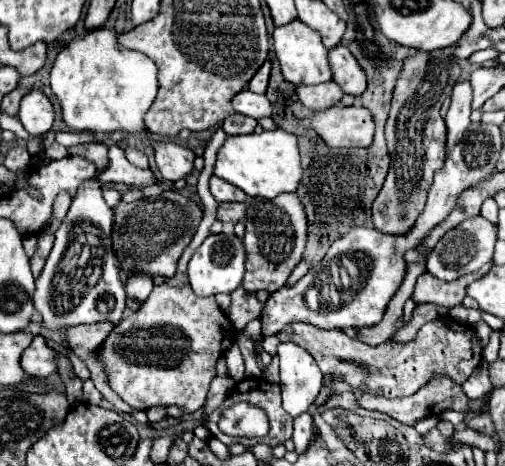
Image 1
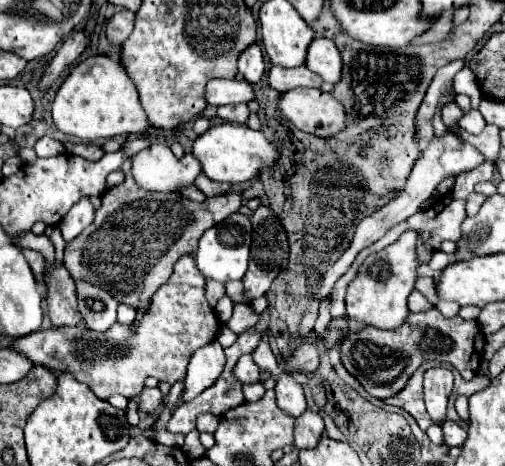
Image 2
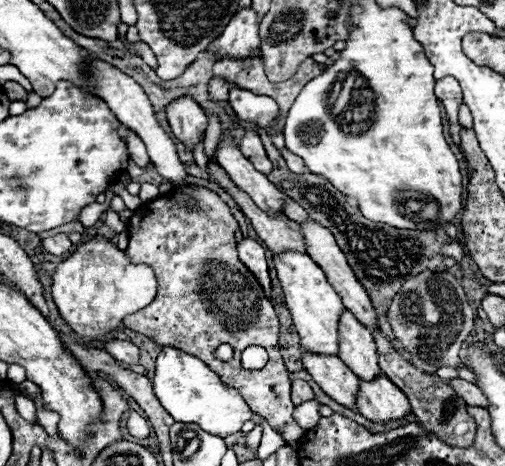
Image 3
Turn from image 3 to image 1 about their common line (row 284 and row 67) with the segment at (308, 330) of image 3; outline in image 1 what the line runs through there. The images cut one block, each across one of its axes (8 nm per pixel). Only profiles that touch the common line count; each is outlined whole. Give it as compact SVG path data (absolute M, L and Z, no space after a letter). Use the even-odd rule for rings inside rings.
M294 20L288 26L276 28L272 38L274 38L276 56L278 56L280 66L282 66L282 74L284 74L284 78L288 82L292 82L294 86L300 86L300 84L322 84L322 82L332 80L330 62L328 62L328 50L322 44L320 32L308 28L300 20Z

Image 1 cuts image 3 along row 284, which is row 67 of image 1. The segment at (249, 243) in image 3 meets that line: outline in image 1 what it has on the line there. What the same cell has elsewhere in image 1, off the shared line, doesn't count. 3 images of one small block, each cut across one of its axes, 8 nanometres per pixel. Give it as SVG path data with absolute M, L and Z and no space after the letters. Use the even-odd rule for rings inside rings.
M266 60L262 64L262 68L256 72L256 76L250 80L248 90L250 92L256 92L256 94L264 94L266 88L268 88L268 78L270 78L270 62Z

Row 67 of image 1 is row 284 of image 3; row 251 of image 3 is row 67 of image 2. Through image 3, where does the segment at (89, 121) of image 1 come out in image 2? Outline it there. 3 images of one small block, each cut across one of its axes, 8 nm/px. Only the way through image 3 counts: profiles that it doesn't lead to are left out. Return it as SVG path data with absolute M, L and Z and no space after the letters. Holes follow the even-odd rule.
M92 56L70 70L52 102L52 118L60 132L84 142L98 142L122 134L148 134L148 120L138 100L138 90L120 62Z

